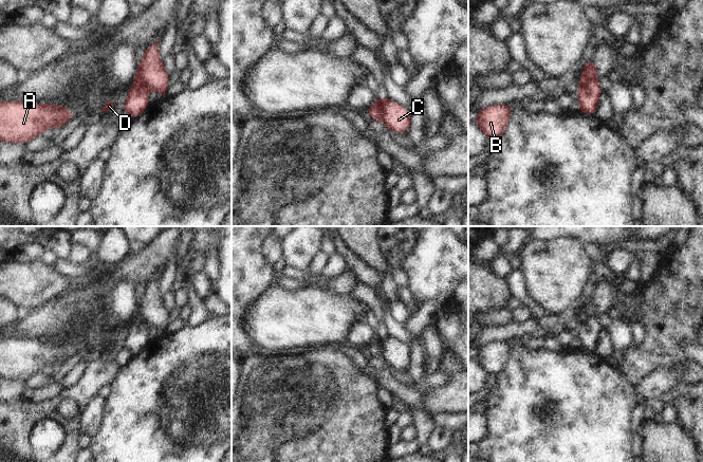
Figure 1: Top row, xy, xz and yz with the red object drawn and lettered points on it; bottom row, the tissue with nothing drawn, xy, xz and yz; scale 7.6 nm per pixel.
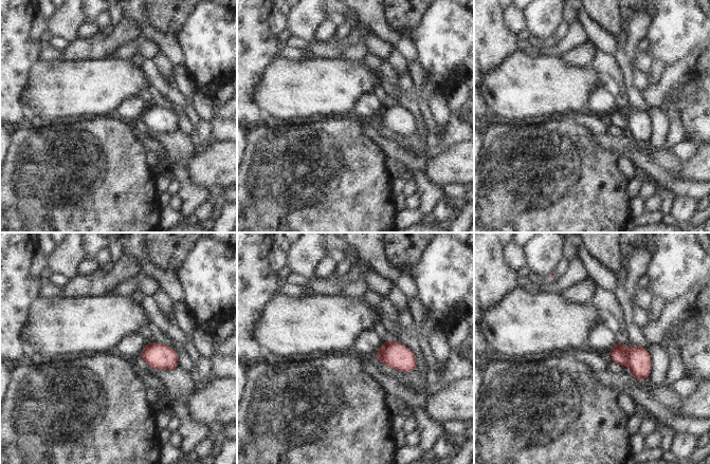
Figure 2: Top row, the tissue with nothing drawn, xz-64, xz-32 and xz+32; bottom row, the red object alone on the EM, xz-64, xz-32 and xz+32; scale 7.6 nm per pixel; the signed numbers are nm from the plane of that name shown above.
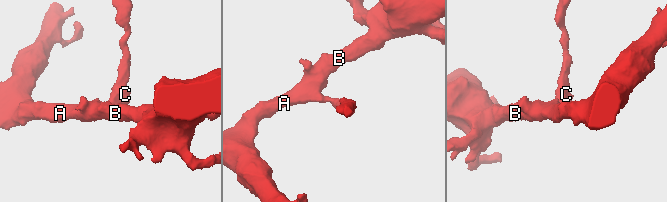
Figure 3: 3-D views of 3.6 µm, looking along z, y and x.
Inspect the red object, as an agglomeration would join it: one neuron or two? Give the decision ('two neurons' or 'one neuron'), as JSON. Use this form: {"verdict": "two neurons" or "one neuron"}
{"verdict": "two neurons"}

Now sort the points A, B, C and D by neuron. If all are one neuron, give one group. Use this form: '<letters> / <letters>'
A B D / C

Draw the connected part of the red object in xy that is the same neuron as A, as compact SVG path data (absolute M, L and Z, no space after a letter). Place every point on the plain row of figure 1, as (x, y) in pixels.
M0 338L0 377L25 381L48 365L60 365L75 350L67 344L34 338Z

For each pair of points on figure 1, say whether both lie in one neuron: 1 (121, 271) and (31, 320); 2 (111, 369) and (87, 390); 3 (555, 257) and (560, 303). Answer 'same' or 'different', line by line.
1: same
2: same
3: same

